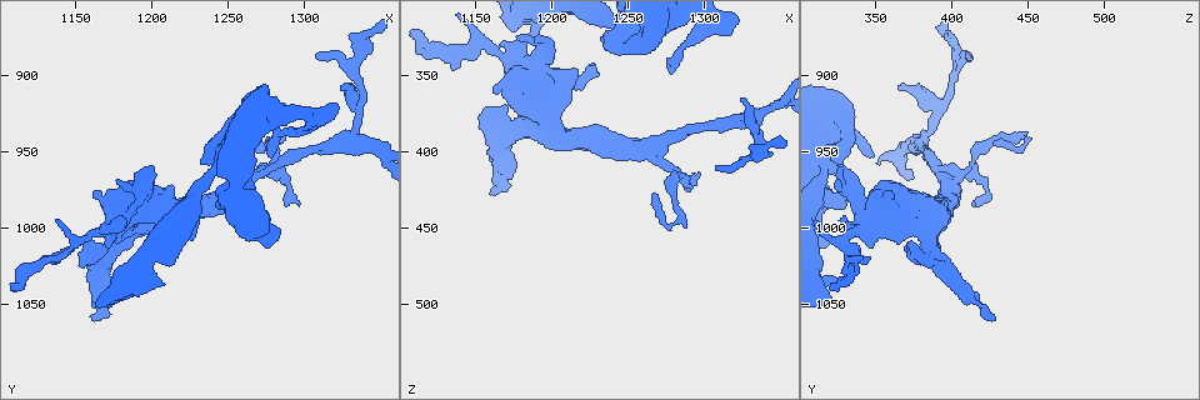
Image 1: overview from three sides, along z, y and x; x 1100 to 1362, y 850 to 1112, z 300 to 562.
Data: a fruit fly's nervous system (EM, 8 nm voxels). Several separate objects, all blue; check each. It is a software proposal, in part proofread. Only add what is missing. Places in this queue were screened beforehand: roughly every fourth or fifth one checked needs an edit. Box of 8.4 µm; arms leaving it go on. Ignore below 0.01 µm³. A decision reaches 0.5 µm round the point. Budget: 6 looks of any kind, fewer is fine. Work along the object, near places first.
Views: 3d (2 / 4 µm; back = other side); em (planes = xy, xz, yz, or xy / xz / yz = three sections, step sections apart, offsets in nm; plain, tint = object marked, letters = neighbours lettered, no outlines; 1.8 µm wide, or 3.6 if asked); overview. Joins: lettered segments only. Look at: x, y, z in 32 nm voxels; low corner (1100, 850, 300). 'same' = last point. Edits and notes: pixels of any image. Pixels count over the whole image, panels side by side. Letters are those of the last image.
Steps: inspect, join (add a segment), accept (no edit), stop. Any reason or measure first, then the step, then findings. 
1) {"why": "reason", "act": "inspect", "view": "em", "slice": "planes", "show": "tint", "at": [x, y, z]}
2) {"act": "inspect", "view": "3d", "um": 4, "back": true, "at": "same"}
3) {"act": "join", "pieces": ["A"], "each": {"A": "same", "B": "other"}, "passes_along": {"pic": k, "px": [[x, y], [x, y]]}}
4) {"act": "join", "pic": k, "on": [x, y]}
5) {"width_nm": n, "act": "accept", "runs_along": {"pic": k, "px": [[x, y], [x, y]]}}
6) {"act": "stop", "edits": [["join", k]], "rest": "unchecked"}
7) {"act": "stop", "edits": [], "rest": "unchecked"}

{"why": "arms part here", "act": "inspect", "view": "em", "slice": "planes", "show": "letters", "at": [1158, 1004, 330]}

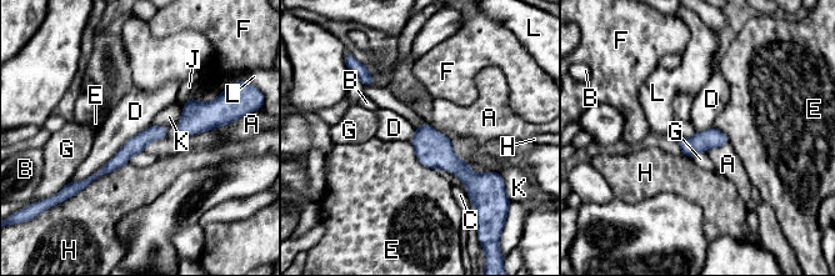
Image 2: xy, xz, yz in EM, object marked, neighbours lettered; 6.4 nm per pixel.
{"act": "accept", "each": {"A": "other", "B": "other", "C": "other", "D": "other", "E": "other", "F": "other", "G": "other", "H": "other", "J": "other", "K": "other", "L": "other"}, "border": {"pic": 2, "px": [[149, 125], [96, 171], [69, 184]]}, "found": "no lettered segment goes on from it"}

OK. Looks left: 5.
{"why": "branch stops here", "act": "inspect", "view": "3d", "um": 4, "at": [1214, 972, 356]}

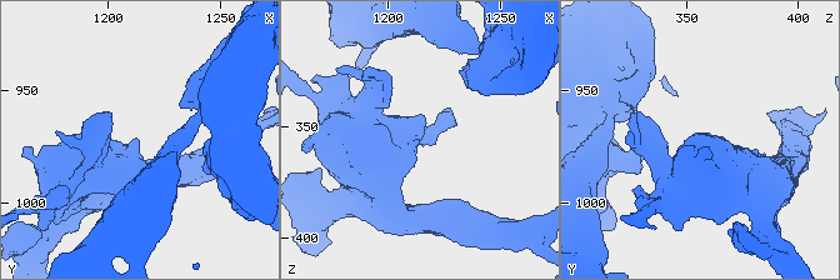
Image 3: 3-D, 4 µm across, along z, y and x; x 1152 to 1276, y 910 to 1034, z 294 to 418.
{"why": "need the tissue", "act": "inspect", "view": "em", "slice": "planes", "show": "tint", "at": [1213, 973, 356]}

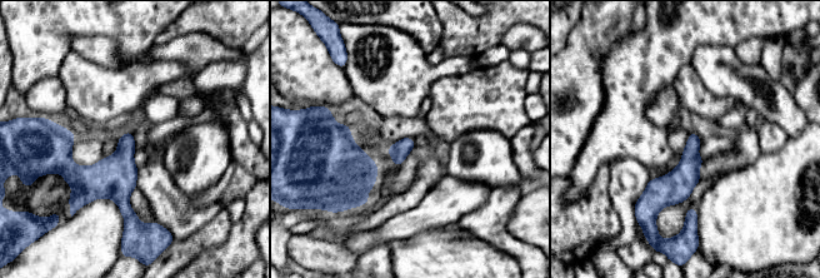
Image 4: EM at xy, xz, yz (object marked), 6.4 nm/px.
{"act": "inspect", "view": "em", "slice": "planes", "show": "letters", "at": "same"}

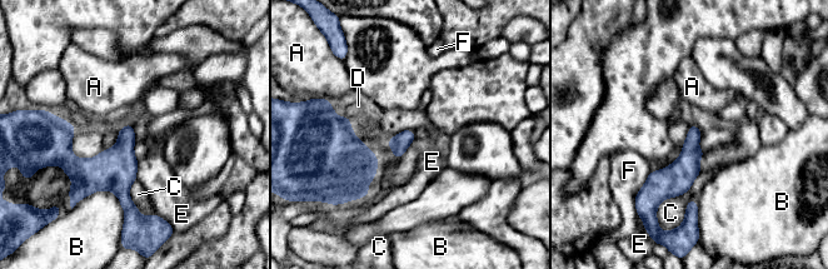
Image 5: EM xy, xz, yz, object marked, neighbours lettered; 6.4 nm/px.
{"act": "accept", "each": {"A": "other", "B": "other", "C": "other", "D": "other", "E": "other", "F": "other"}, "found": "none of them fits"}

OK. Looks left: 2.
{"why": "branch stops here", "act": "inspect", "view": "3d", "um": 2, "at": [1324, 906, 366]}

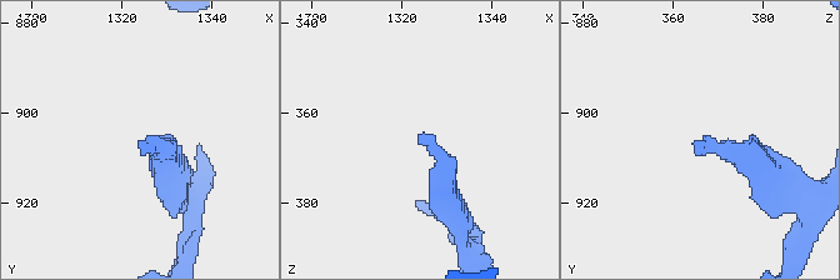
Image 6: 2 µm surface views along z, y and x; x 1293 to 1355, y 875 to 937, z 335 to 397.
{"why": "need the tissue", "act": "inspect", "view": "em", "slice": "planes", "show": "letters", "at": [1324, 906, 365]}

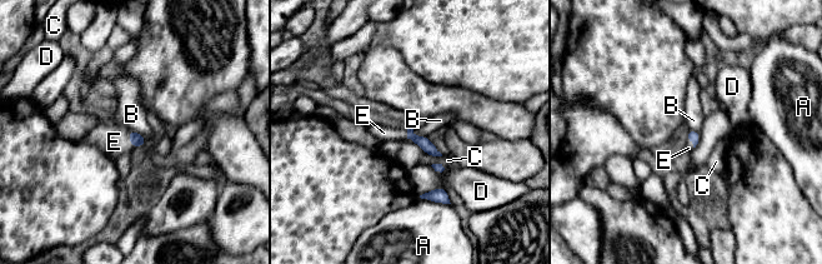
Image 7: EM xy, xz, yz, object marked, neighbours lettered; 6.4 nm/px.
{"act": "join", "pieces": ["E"], "each": {"A": "other", "B": "other", "C": "other", "D": "other", "E": "same"}, "passes_along": {"pic": 7, "px": [[136, 139], [130, 139], [114, 142]]}, "found": "it goes on there"}

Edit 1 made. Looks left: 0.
{"act": "stop", "edits": [["join", 7]], "rest": "unchecked"}

